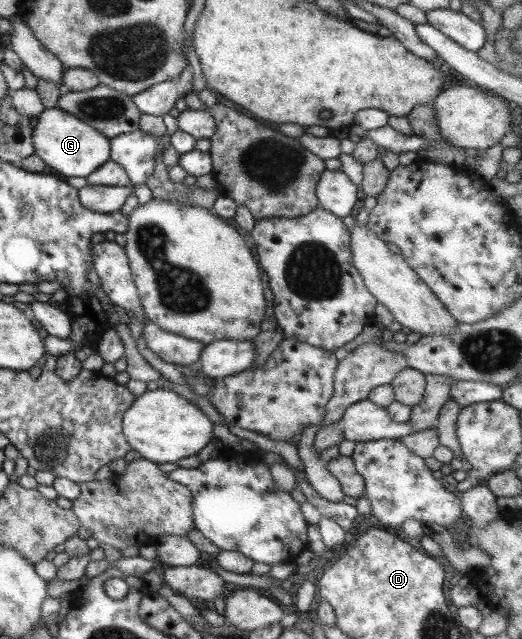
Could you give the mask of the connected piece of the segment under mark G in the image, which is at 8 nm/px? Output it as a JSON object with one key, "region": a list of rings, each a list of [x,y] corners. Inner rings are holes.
{"region":[[[58,107],[44,109],[36,117],[36,125],[31,128],[34,152],[57,176],[67,178],[86,178],[96,168],[109,160],[109,140],[89,124],[60,110]]]}

